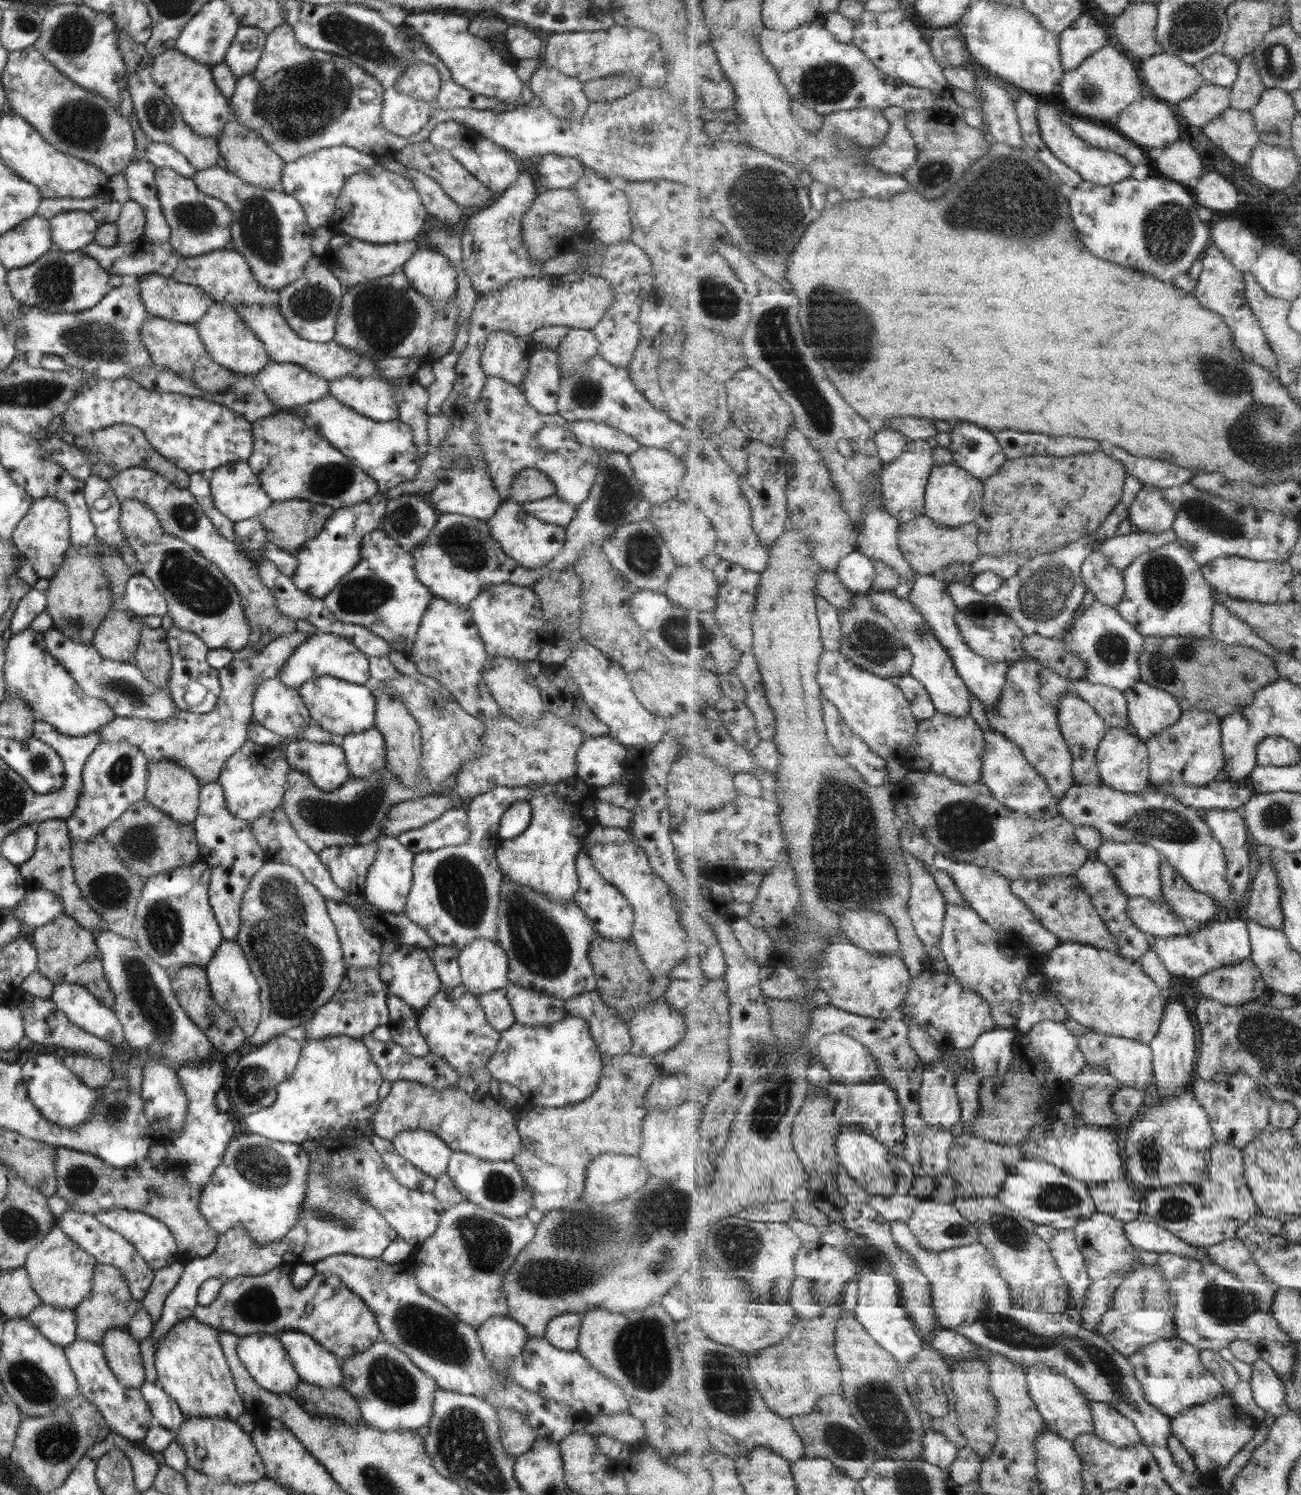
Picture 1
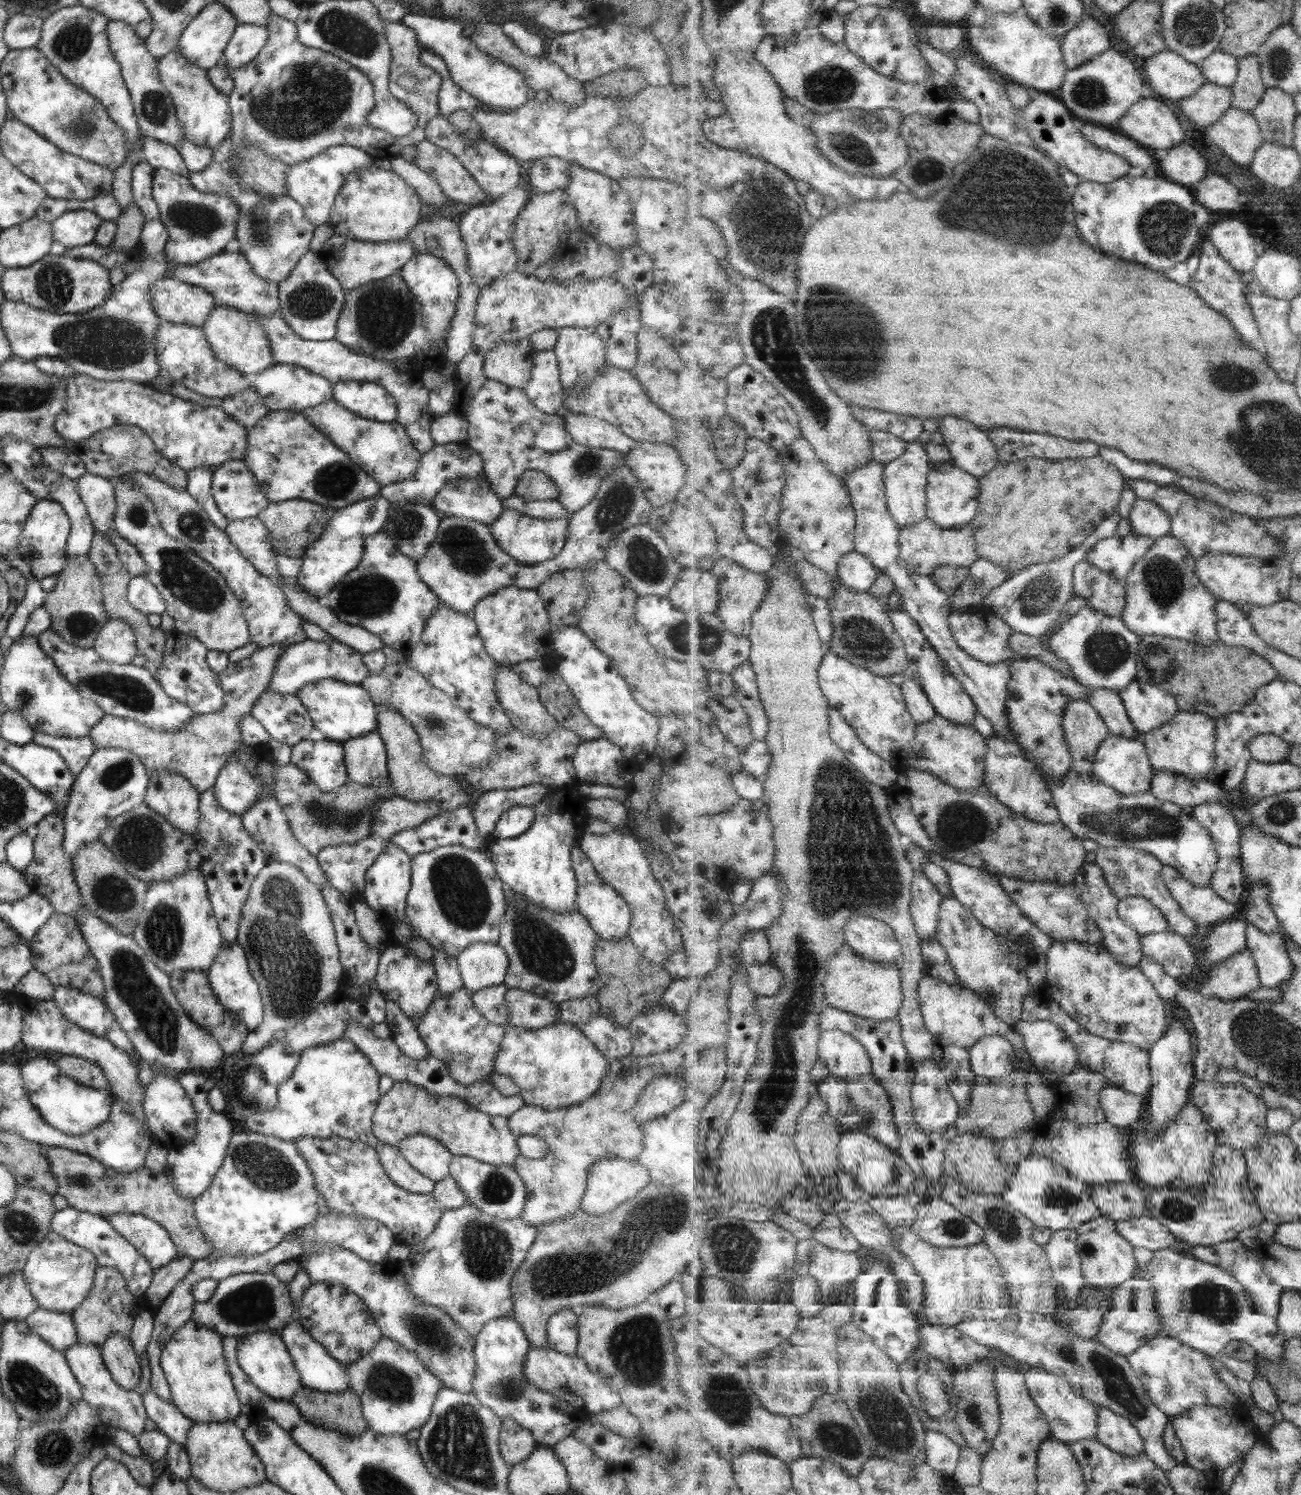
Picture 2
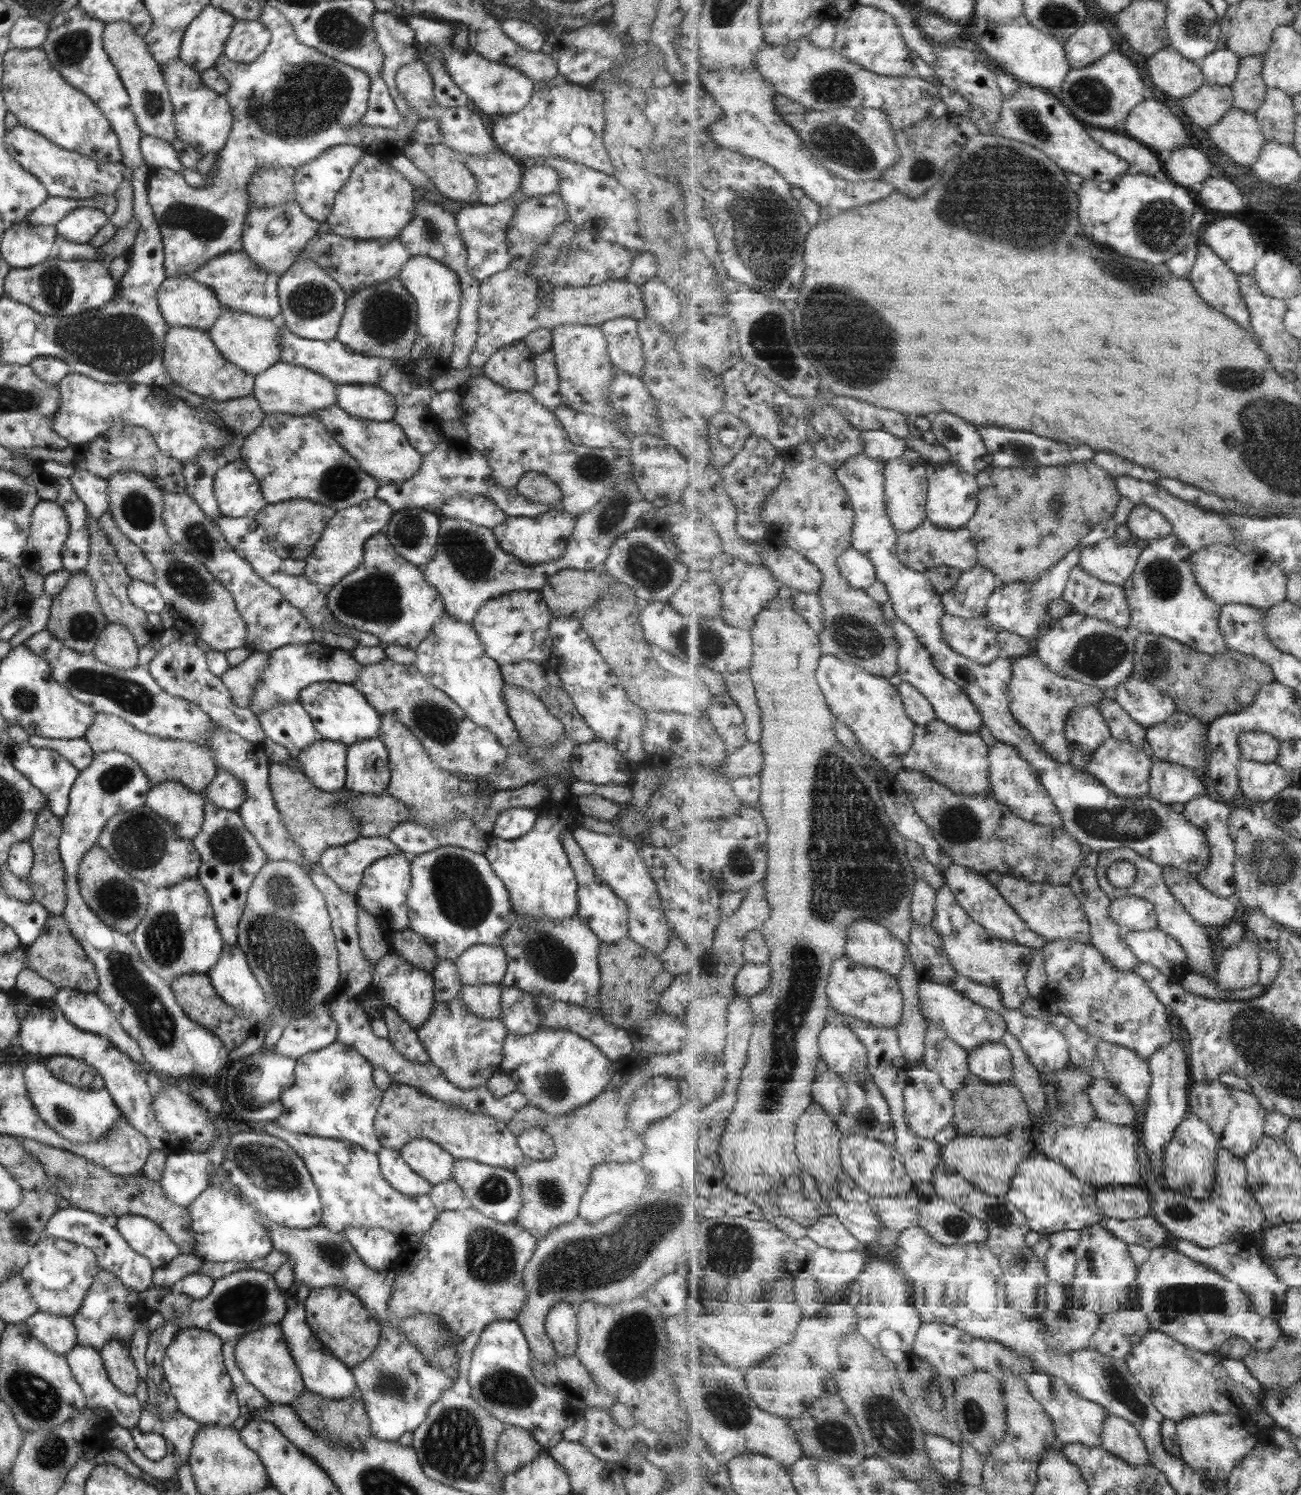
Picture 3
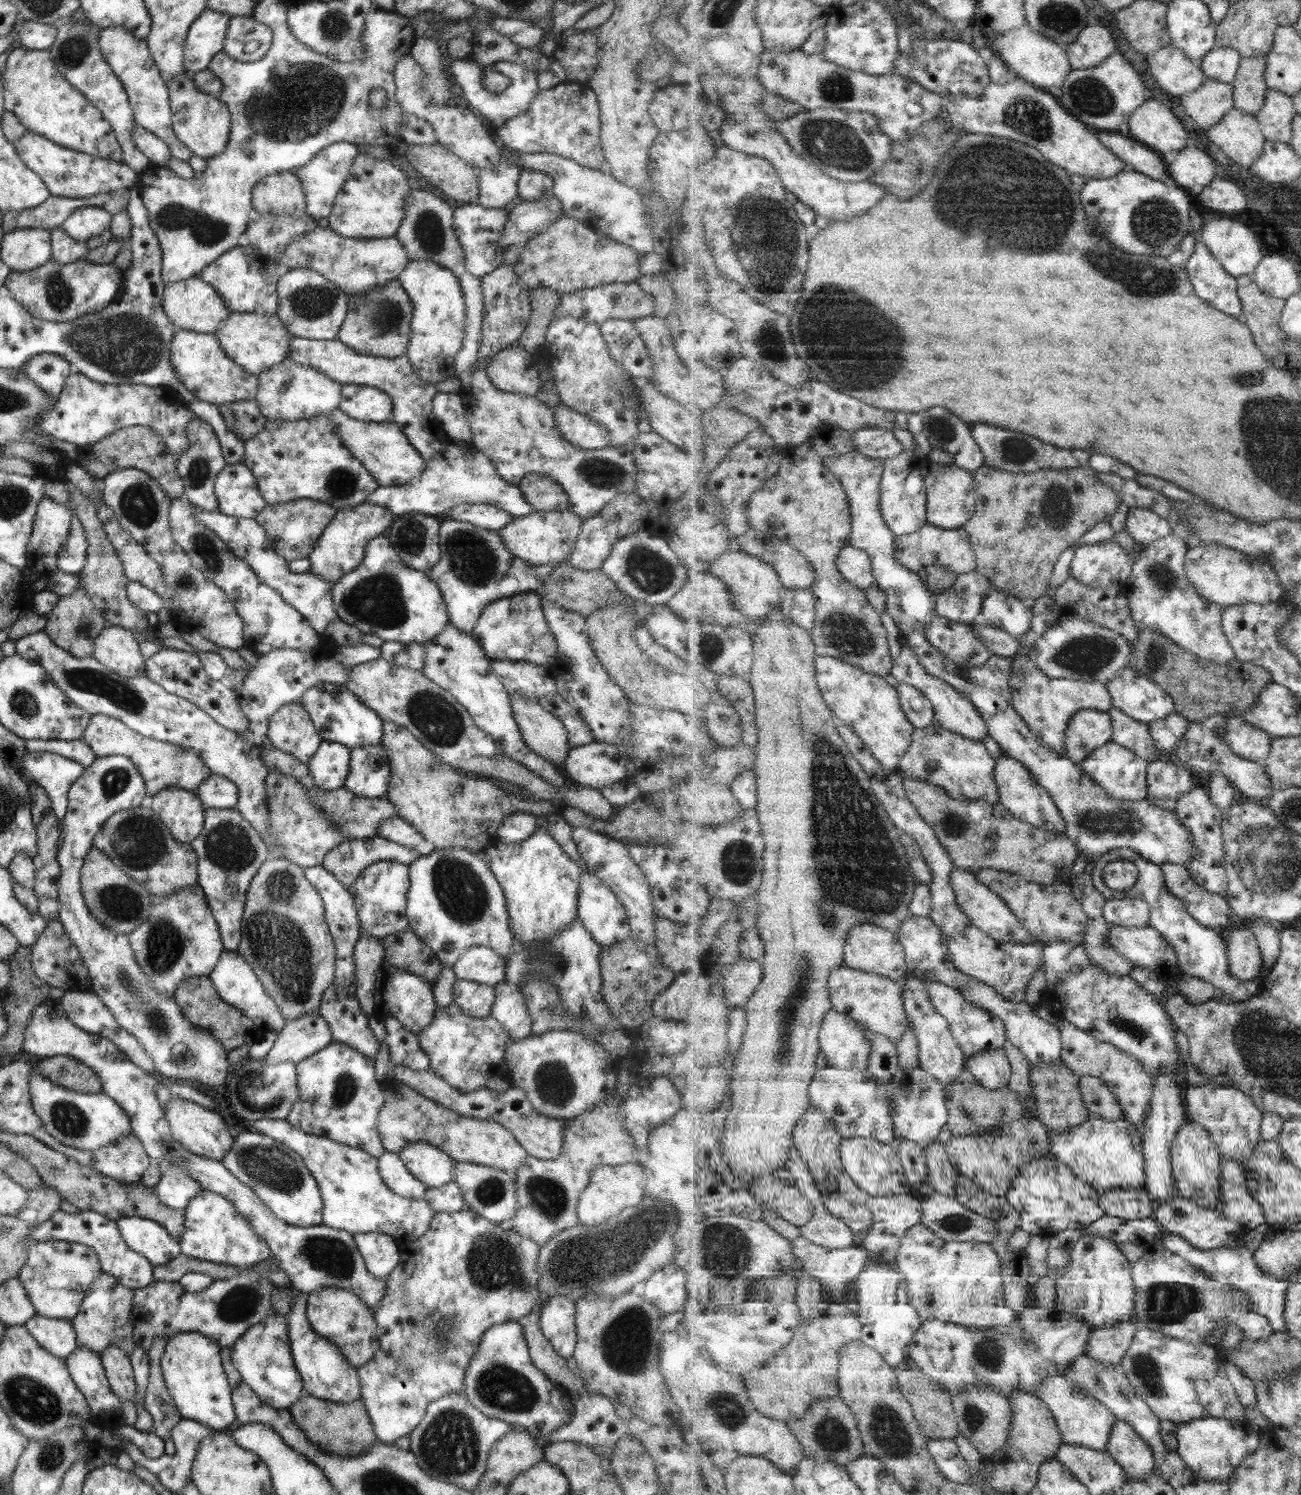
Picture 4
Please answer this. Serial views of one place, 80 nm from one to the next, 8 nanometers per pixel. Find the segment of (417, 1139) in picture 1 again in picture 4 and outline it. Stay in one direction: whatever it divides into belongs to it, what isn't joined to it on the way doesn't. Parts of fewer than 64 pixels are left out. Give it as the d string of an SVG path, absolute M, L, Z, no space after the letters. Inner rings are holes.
M415 1142L402 1148L398 1157L407 1172L420 1180L427 1189L439 1188L452 1181L454 1160L442 1150L423 1142Z

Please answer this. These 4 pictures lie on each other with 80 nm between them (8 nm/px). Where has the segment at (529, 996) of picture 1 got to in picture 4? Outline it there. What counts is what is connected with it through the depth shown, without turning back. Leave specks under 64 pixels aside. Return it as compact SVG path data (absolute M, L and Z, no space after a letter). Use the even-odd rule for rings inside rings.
M505 982L494 984L490 1015L501 1025L508 1040L529 1037L531 1026L524 998L518 987Z

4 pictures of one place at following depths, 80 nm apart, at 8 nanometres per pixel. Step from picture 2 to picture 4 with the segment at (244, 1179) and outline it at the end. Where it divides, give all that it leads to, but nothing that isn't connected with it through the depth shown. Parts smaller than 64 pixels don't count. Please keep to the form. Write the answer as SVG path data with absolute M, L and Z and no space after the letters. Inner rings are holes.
M253 1130L239 1133L221 1160L223 1166L248 1186L279 1219L295 1227L322 1223L322 1202L315 1179L301 1157L286 1144ZM201 1189L191 1197L183 1211L183 1232L179 1234L179 1240L176 1240L180 1254L199 1261L226 1263L241 1269L248 1269L270 1256L267 1245L251 1231L249 1223L222 1196Z

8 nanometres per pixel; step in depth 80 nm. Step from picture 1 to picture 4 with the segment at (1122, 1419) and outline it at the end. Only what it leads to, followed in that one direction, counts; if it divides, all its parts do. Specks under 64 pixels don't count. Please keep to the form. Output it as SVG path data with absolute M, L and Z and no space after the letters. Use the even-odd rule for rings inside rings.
M1116 1419L1108 1451L1135 1478L1149 1478L1157 1471L1154 1452L1150 1445L1143 1440L1134 1425L1125 1420Z

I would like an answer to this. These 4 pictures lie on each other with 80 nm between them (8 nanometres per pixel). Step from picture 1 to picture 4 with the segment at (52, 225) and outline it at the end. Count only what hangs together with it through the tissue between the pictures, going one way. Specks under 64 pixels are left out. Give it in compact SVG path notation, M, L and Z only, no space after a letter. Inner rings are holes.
M76 208L59 226L76 241L85 242L110 228L111 215L102 208Z

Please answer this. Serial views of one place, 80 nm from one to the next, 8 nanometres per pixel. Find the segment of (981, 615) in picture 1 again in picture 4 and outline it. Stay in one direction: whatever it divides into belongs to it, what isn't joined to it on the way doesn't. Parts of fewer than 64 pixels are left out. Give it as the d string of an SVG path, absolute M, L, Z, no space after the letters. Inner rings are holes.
M937 616L930 624L929 639L945 656L955 660L959 666L984 665L993 652L982 641L982 636L974 630L973 624L949 620L947 616Z

